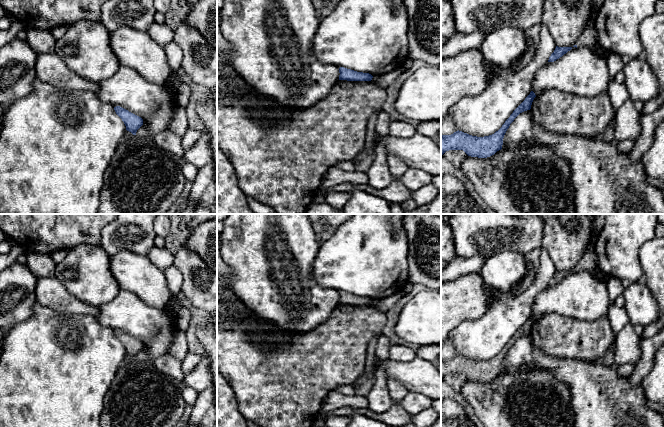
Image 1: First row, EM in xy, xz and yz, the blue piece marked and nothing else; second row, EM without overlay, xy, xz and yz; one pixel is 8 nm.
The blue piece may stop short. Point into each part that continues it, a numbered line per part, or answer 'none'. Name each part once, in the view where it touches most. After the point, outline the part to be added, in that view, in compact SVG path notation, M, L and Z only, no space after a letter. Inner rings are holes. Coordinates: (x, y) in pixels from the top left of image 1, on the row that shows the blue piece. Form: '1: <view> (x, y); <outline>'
none

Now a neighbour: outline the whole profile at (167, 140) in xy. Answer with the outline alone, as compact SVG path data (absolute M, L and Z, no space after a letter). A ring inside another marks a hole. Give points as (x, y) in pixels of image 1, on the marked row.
M168 129L153 136L152 139L160 148L182 159L185 153L185 149L182 146L182 137L177 136Z

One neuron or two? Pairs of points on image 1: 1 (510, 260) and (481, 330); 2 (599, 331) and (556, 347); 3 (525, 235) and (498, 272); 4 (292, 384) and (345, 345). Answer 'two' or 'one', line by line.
1: two
2: one
3: two
4: one

